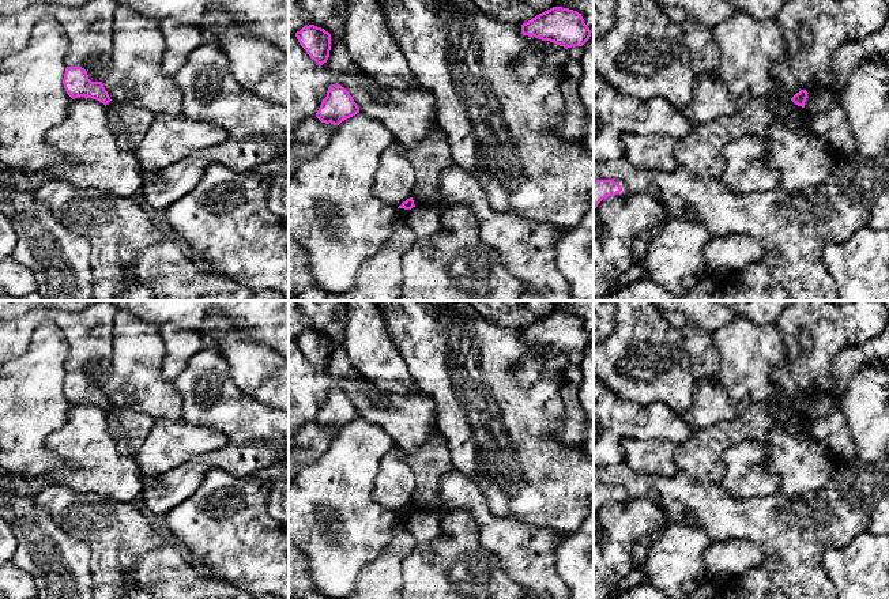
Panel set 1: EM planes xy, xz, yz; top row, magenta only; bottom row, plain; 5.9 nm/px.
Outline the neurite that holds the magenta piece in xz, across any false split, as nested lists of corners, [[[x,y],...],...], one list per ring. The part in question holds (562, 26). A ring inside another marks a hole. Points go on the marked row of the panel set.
[[[553,7],[523,23],[521,34],[550,41],[568,49],[583,46],[589,39],[591,30],[577,11]]]

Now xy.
[[[67,67],[63,84],[72,99],[87,97],[99,101],[105,106],[112,101],[102,82],[91,82],[87,71],[82,67]]]

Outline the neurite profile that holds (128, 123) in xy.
[[[110,101],[106,105],[109,128],[120,150],[136,152],[154,121],[154,114],[131,103]]]

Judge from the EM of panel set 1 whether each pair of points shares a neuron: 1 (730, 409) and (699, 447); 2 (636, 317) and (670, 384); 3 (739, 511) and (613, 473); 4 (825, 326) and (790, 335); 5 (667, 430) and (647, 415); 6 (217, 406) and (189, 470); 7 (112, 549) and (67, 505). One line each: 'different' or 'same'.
1: different
2: same
3: same
4: same
5: same
6: different
7: same

